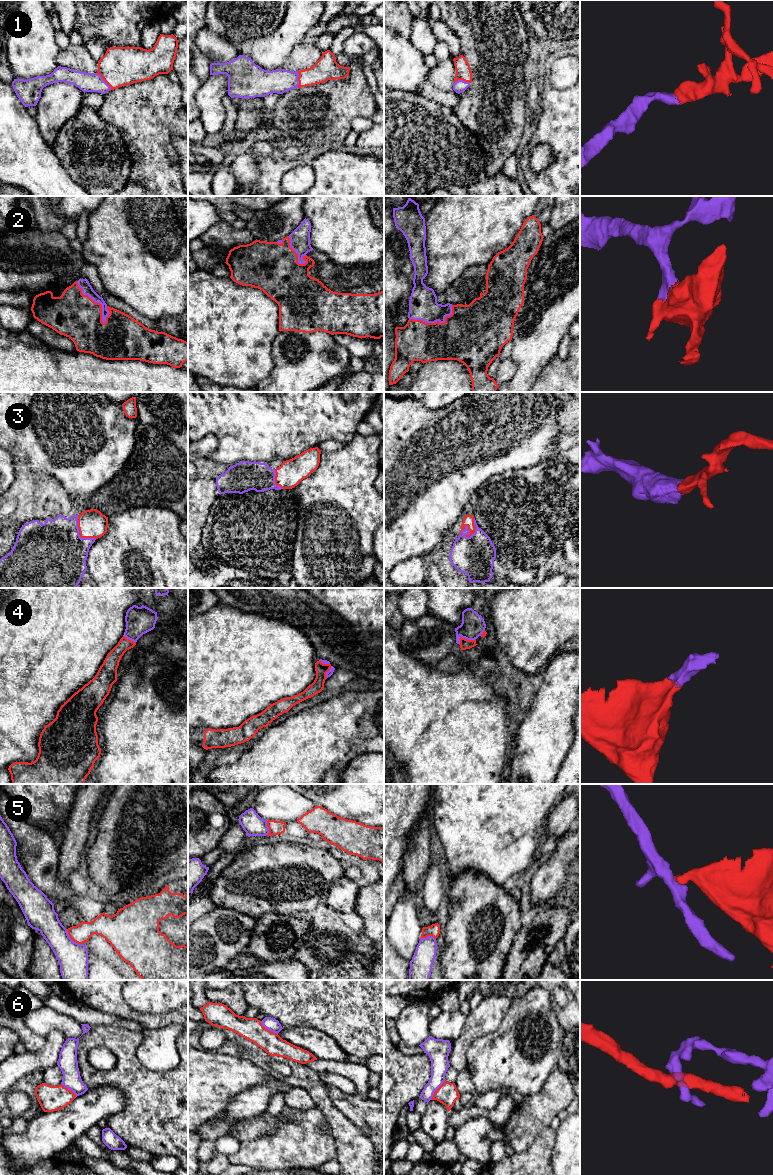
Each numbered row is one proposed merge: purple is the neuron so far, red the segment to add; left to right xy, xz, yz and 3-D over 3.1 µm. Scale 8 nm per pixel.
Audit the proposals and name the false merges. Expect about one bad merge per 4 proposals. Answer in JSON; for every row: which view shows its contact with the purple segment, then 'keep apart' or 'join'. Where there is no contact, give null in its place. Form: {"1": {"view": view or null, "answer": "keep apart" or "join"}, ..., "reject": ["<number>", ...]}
{"1": {"view": "xy", "answer": "join"}, "2": {"view": "xy", "answer": "join"}, "3": {"view": "yz", "answer": "join"}, "4": {"view": "yz", "answer": "join"}, "5": {"view": "xy", "answer": "keep apart"}, "6": {"view": "xz", "answer": "keep apart"}, "reject": ["5", "6"]}

